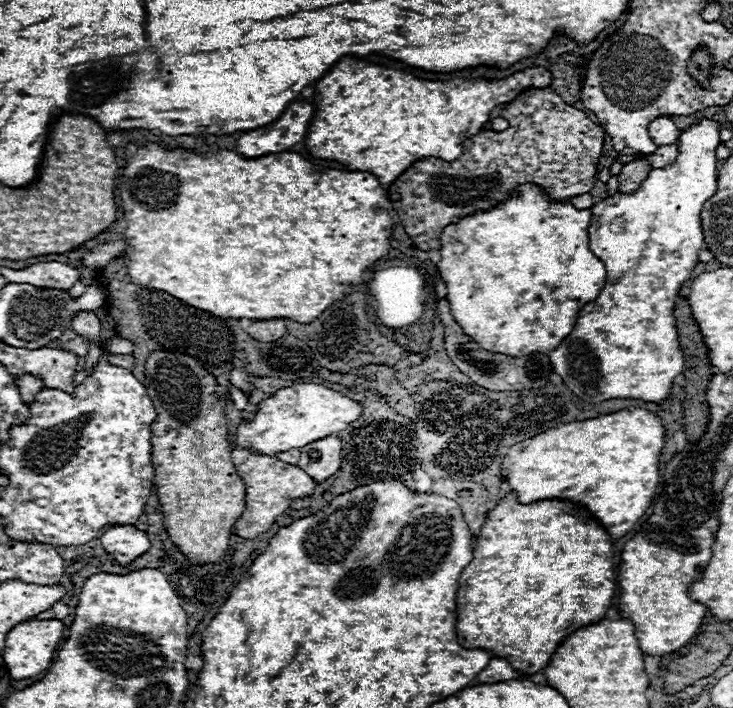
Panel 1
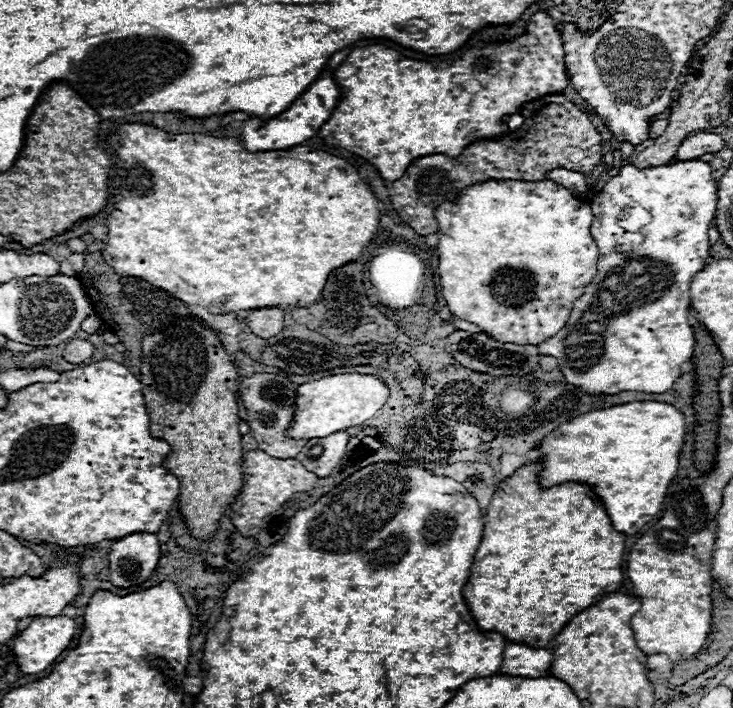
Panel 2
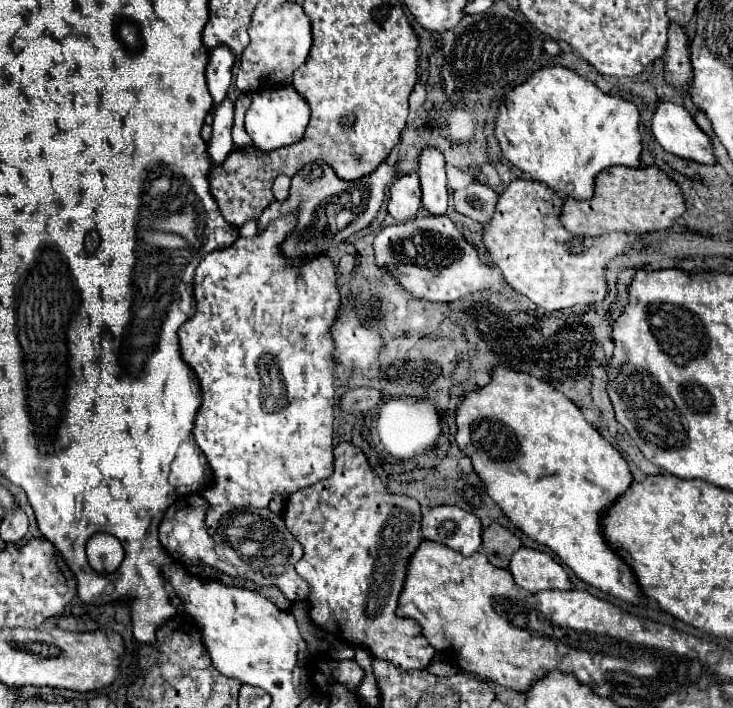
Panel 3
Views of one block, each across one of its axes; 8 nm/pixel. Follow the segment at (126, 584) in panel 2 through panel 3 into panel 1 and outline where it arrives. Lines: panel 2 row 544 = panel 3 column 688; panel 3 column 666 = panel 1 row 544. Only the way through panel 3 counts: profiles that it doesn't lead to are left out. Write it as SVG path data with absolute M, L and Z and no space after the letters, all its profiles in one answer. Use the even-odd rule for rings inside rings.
M110 526L102 536L104 550L114 556L120 566L128 566L150 548L150 538L136 526Z

